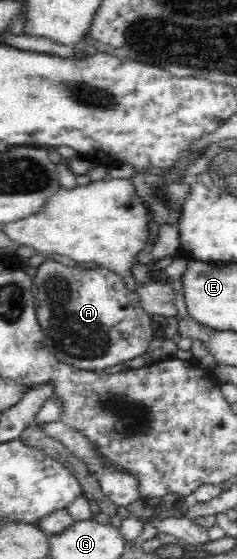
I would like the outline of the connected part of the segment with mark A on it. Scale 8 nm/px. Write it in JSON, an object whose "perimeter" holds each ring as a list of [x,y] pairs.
{"perimeter":[[[47,259],[37,267],[32,278],[32,291],[37,305],[36,316],[43,328],[43,345],[57,360],[70,367],[103,372],[106,368],[141,356],[159,342],[152,332],[157,326],[153,324],[152,316],[141,307],[137,293],[127,289],[124,280],[106,268],[82,269]]]}

